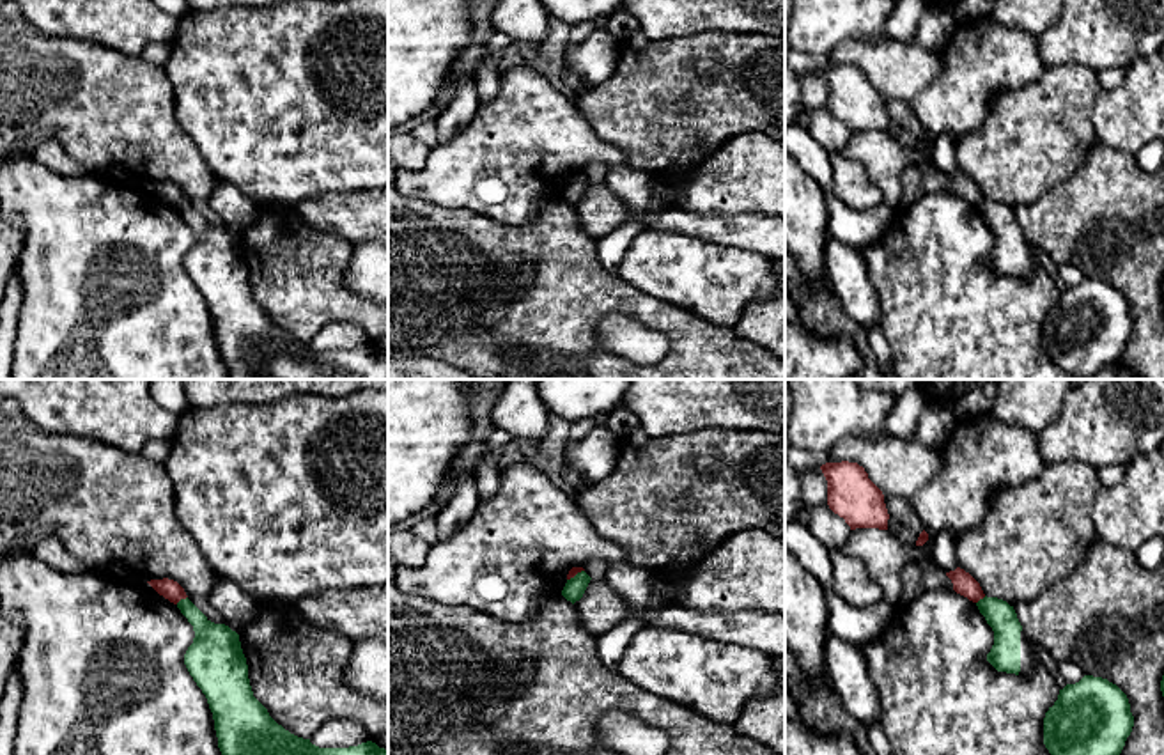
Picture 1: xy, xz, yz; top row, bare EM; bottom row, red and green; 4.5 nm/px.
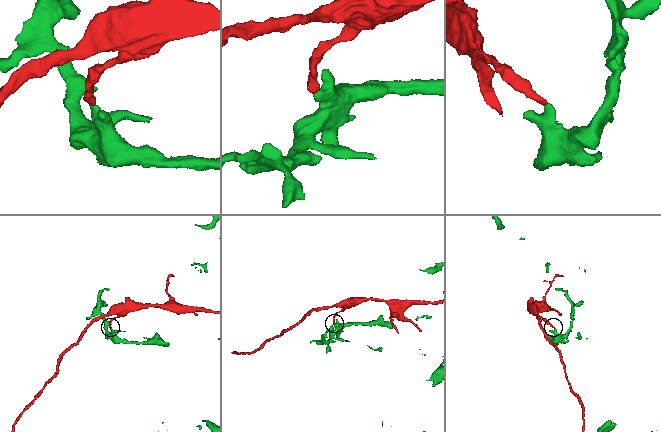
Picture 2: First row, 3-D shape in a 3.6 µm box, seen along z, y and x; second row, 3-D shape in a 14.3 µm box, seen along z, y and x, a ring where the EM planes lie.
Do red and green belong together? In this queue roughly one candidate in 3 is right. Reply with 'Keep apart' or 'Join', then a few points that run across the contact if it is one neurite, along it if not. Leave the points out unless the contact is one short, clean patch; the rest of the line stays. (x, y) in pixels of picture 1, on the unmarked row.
Keep apart

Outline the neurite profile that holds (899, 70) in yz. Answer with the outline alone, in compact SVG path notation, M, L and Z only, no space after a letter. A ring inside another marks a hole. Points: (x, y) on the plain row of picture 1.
M849 39L827 57L827 66L857 66L868 82L882 94L911 103L928 87L943 67L939 55L921 48L916 41L861 41Z

